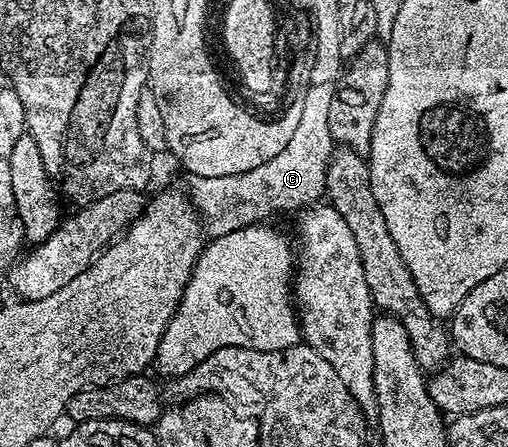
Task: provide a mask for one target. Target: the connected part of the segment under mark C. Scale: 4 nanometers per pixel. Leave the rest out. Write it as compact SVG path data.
M334 83L312 84L307 89L300 122L292 138L281 154L269 163L235 175L188 174L185 177L184 188L209 239L258 224L281 209L298 210L310 206L326 194L328 161L335 150L329 129L330 104L333 103L335 86Z

